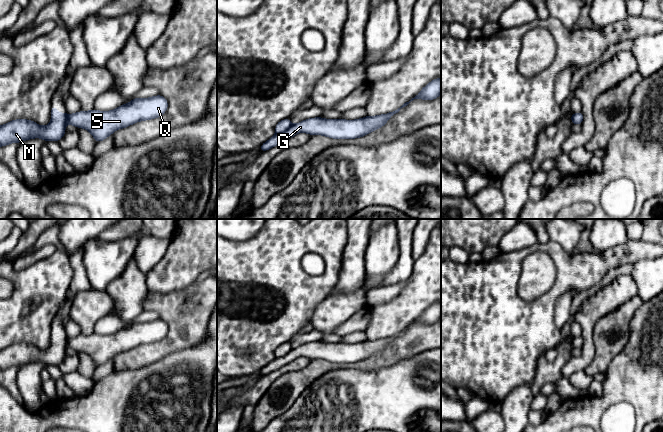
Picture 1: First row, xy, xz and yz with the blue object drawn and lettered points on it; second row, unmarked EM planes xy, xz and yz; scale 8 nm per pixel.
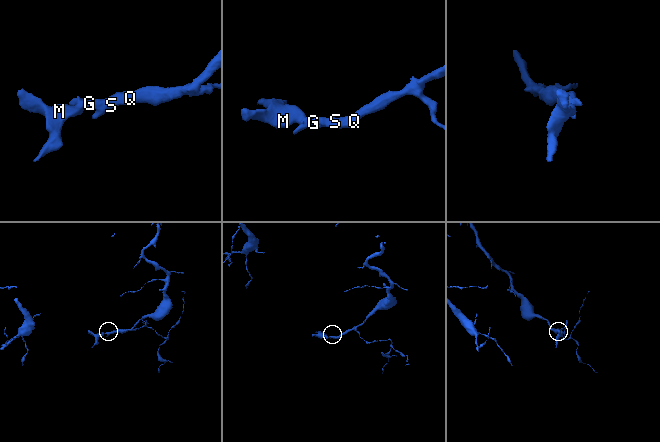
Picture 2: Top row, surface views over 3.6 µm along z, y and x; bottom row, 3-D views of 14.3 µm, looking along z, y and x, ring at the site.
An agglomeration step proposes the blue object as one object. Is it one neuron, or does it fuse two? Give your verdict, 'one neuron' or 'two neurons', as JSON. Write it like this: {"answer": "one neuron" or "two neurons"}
{"answer": "two neurons"}

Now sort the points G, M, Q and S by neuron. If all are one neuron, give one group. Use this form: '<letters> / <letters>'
G Q S / M

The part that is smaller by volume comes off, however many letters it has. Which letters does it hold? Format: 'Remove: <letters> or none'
Remove: M

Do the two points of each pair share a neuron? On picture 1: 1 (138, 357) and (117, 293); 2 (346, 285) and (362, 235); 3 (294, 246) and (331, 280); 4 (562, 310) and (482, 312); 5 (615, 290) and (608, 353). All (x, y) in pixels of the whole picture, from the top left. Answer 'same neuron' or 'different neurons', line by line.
1: different neurons
2: same neuron
3: same neuron
4: different neurons
5: different neurons

